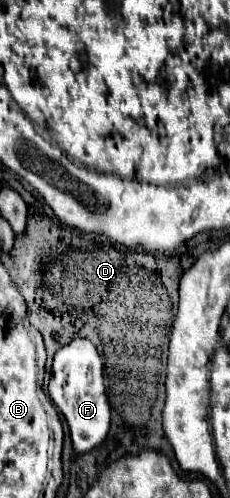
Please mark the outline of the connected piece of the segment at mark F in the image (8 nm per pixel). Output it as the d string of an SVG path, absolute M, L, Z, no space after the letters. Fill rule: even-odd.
M72 339L66 347L62 347L54 355L52 365L52 377L48 385L50 399L54 405L62 411L66 417L66 423L70 427L72 445L78 453L86 453L94 447L98 447L110 429L110 405L106 397L104 387L104 371L102 371L102 359L96 351L96 347L88 339Z

